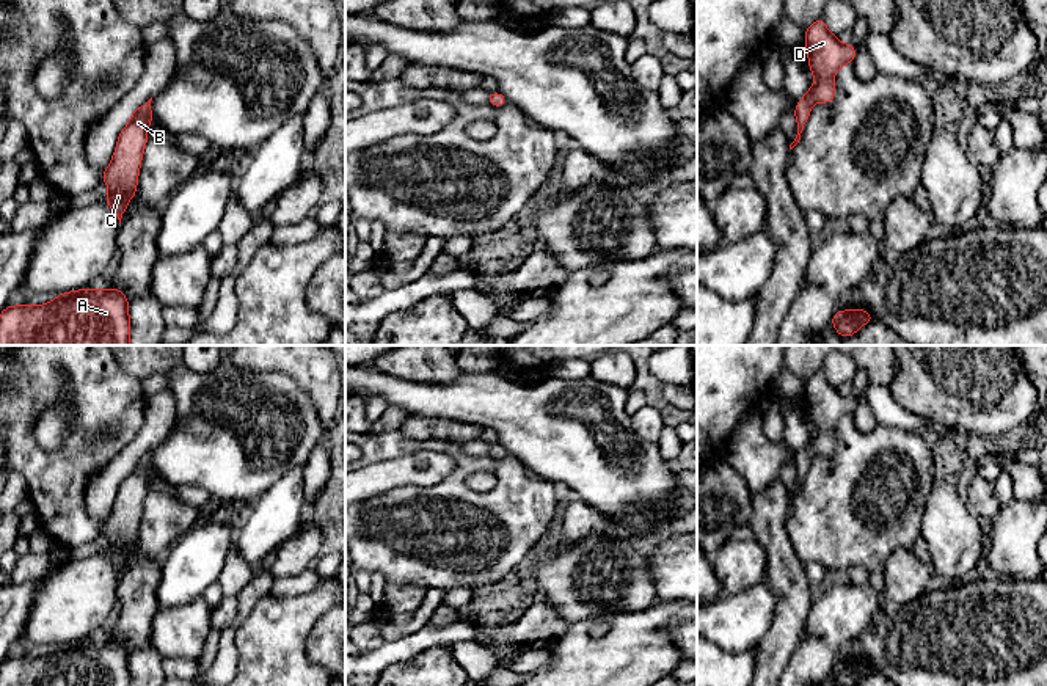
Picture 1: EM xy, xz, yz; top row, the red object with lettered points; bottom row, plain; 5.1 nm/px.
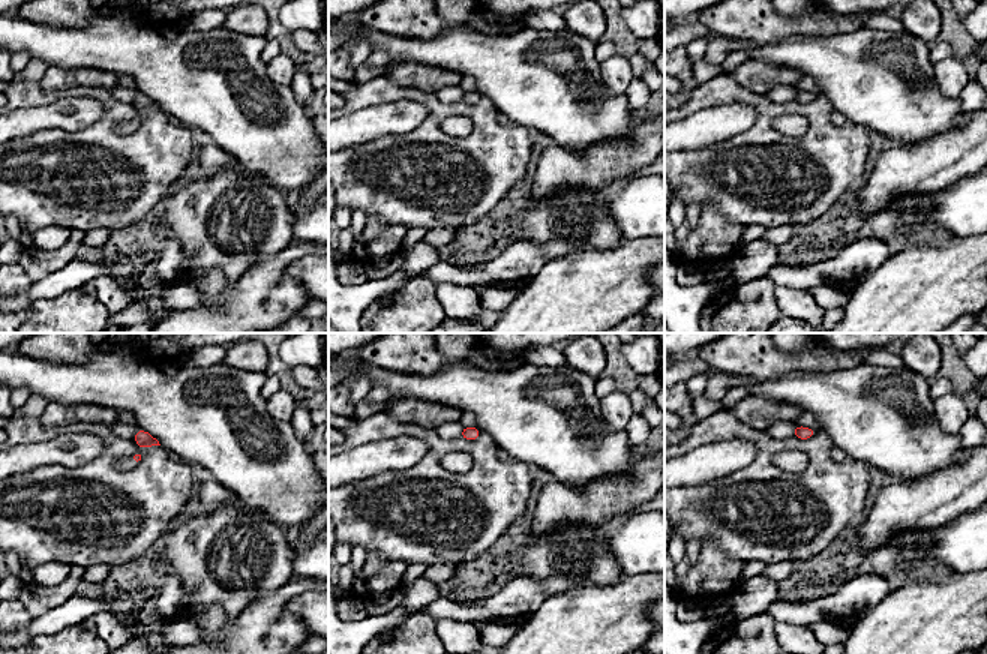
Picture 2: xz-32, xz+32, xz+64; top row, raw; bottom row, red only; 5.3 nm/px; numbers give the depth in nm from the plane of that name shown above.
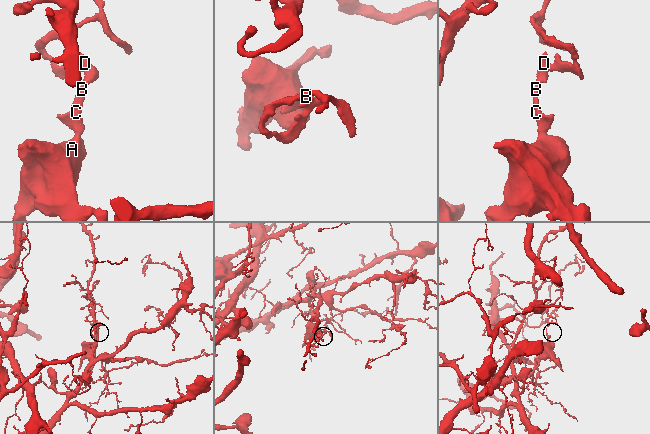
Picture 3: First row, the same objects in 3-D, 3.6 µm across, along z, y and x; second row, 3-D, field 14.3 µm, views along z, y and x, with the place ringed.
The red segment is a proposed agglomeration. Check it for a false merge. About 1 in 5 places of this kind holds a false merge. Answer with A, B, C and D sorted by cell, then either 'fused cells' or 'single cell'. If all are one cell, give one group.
A B C D; single cell

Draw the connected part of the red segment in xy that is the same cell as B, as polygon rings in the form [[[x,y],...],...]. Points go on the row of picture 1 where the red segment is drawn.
[[[152,97],[133,110],[129,124],[118,137],[110,166],[102,171],[102,181],[110,188],[110,195],[102,203],[115,210],[119,224],[129,199],[137,195],[140,163],[148,143],[148,126],[154,119],[151,100]]]

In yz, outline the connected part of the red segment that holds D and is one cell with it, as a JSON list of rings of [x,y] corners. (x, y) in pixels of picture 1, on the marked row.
[[[818,17],[807,30],[805,39],[808,66],[815,75],[815,85],[808,88],[807,94],[796,104],[794,115],[797,124],[797,135],[790,144],[793,149],[808,119],[810,108],[815,102],[830,104],[834,100],[834,75],[846,63],[854,63],[855,47],[852,44],[841,44],[834,36],[824,20]]]

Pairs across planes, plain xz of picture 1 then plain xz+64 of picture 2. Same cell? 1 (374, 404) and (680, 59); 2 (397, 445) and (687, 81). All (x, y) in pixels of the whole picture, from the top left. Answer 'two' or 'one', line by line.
1: two
2: two

